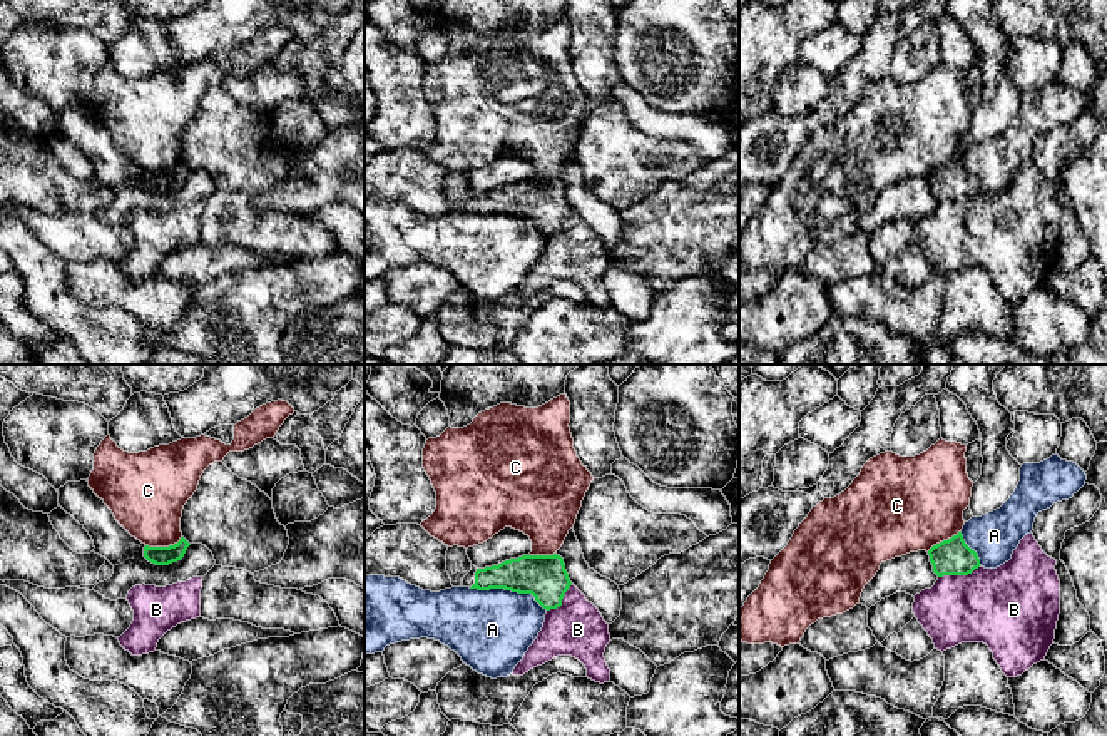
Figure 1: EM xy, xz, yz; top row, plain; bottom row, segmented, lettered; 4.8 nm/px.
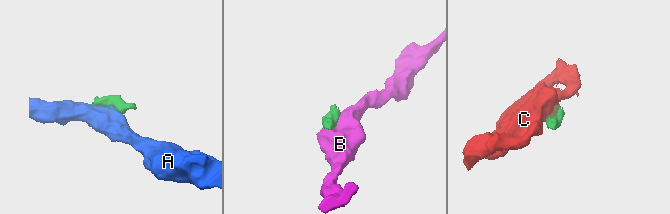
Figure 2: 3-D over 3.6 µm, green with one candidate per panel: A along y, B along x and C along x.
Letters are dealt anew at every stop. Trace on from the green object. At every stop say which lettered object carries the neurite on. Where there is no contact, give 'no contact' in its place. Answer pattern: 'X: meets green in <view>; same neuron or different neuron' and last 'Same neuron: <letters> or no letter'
A: meets green in xz; different neuron
B: meets green in yz; different neuron
C: meets green in xy; different neuron
Same neuron: no letter

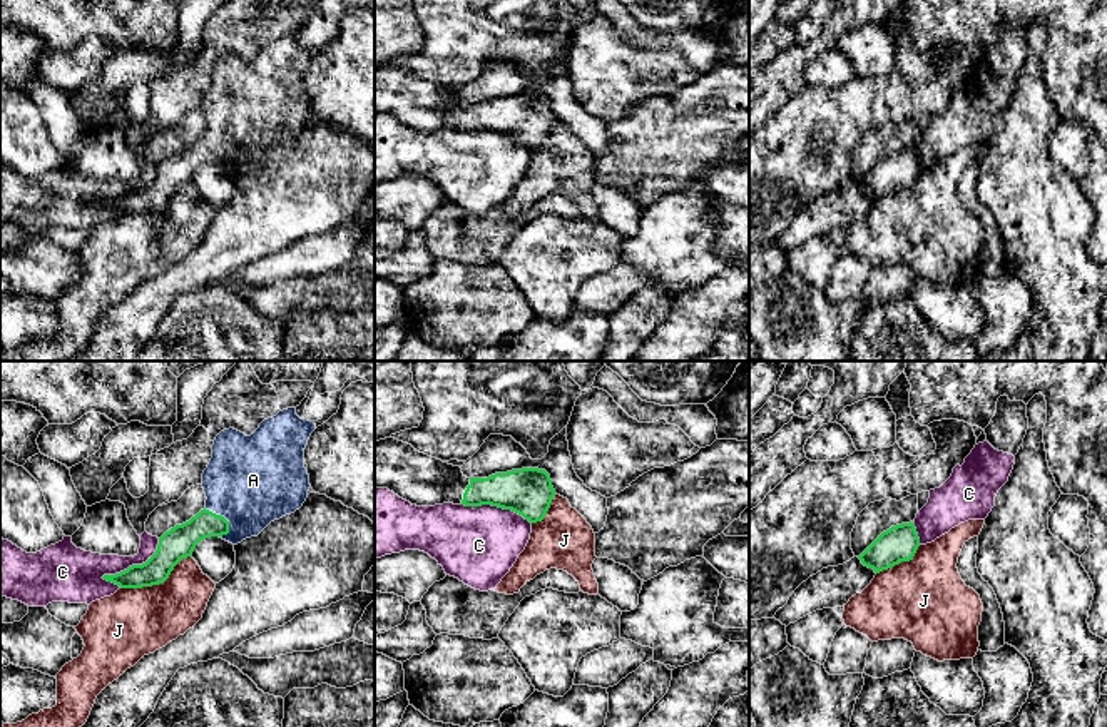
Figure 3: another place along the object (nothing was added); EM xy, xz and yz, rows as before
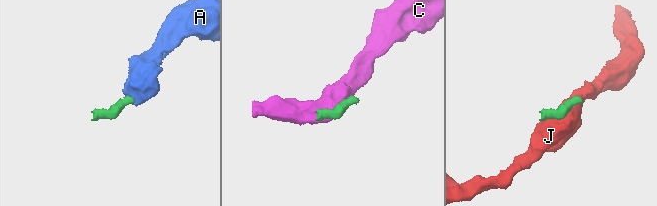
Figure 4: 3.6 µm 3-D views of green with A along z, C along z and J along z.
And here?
A: meets green in xy; same neuron
C: meets green in xy; different neuron
J: meets green in xy; different neuron
Same neuron: A

